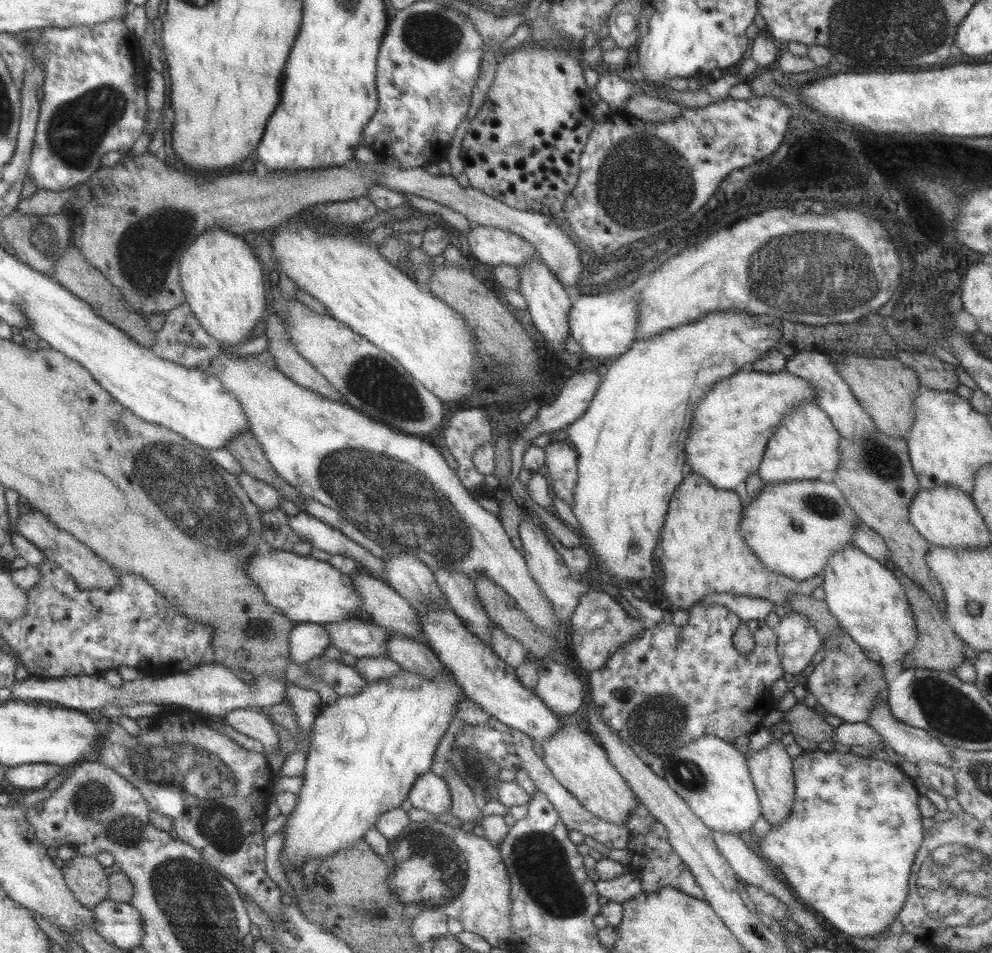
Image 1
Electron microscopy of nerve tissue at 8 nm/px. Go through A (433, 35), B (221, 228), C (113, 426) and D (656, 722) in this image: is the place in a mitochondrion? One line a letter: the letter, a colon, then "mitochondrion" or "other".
A: mitochondrion
B: other
C: mitochondrion
D: mitochondrion

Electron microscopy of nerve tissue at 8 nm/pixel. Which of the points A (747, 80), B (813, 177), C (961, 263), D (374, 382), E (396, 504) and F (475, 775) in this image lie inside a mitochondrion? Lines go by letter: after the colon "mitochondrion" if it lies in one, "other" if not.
A: other
B: other
C: other
D: mitochondrion
E: mitochondrion
F: mitochondrion

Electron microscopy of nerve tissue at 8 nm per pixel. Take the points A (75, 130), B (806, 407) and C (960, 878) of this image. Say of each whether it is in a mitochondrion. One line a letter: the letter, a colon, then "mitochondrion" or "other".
A: mitochondrion
B: other
C: mitochondrion

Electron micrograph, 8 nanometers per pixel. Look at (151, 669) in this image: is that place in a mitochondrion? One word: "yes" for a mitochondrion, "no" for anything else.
no

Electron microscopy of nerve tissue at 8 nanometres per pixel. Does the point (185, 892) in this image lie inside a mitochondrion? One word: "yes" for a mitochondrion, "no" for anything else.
yes

